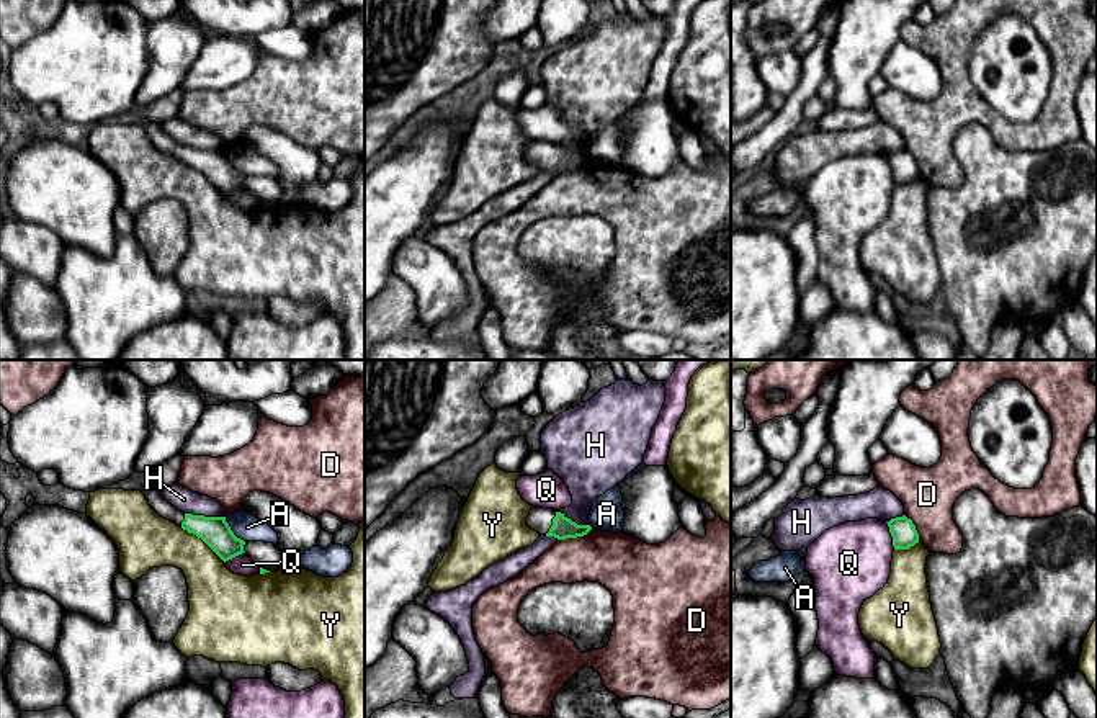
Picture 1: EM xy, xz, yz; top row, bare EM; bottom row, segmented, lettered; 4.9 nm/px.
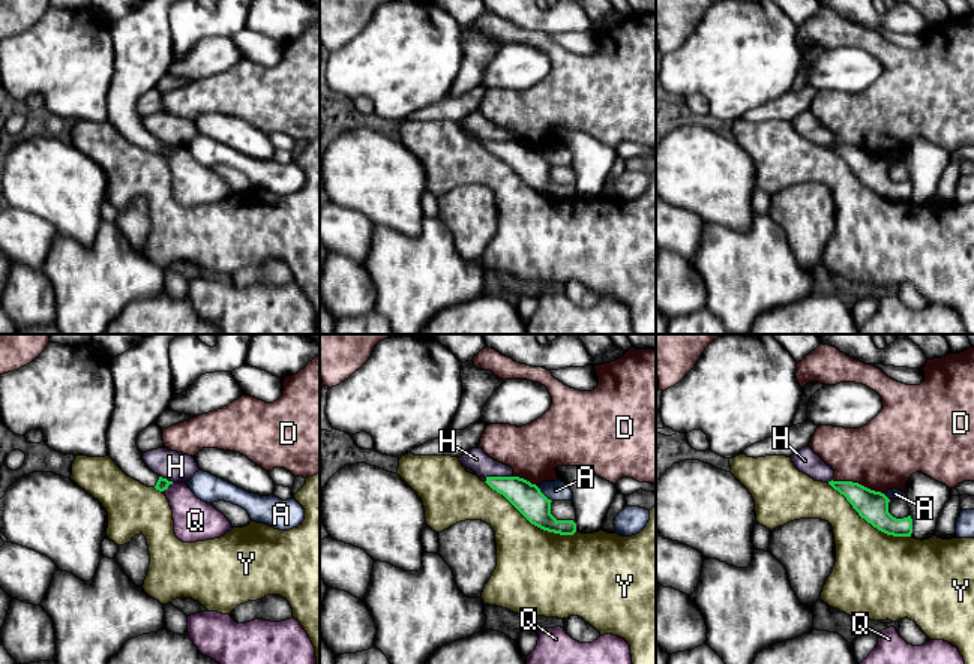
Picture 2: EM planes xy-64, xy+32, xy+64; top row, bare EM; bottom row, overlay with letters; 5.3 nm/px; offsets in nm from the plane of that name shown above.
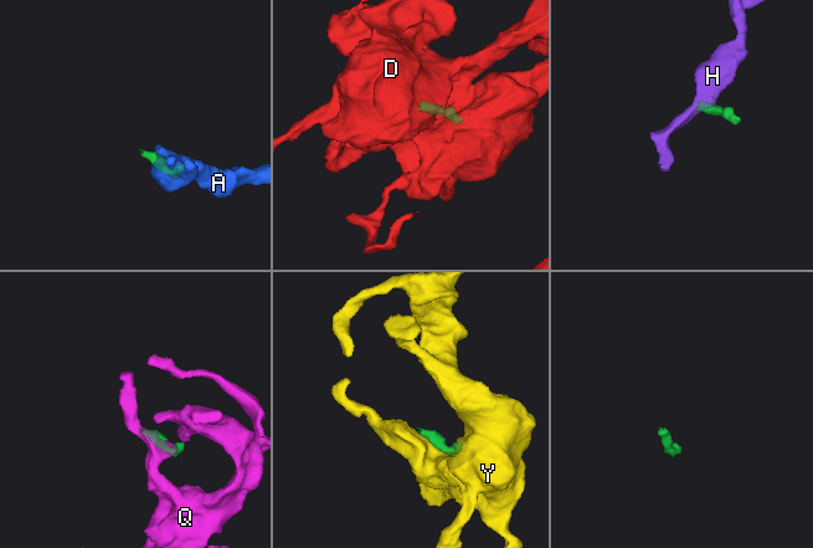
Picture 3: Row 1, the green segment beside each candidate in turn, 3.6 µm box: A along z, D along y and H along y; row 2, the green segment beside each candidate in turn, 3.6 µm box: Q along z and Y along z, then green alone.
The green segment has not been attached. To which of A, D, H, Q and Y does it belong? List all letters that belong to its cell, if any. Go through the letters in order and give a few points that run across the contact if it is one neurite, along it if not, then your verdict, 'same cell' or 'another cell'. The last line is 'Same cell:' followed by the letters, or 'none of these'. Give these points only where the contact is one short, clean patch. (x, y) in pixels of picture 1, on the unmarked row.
A: xy (224, 151), (229, 162), (244, 175) | another cell
D: another cell
H: xy (185, 146), (223, 151) | another cell
Q: yz (885, 156), (895, 182) | another cell
Y: another cell
Same cell: none of these

